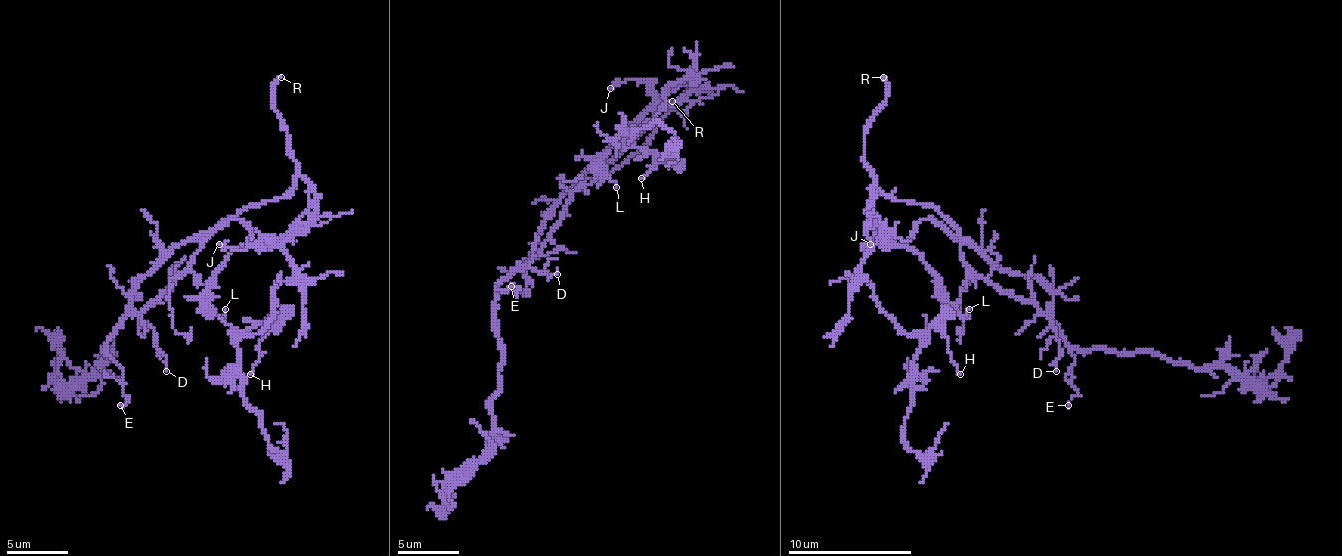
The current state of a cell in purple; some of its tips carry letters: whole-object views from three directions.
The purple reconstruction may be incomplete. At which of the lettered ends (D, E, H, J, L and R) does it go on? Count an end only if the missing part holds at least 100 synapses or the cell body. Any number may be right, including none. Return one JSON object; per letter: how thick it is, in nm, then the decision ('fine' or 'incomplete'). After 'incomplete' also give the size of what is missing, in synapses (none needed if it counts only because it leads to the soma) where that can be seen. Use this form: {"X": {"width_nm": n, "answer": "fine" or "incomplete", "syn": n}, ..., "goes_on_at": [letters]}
{"D": {"width_nm": 130, "answer": "fine"}, "E": {"width_nm": 130, "answer": "fine"}, "H": {"width_nm": 100, "answer": "fine"}, "J": {"width_nm": 200, "answer": "fine"}, "L": {"width_nm": 110, "answer": "fine"}, "R": {"width_nm": 180, "answer": "incomplete"}, "goes_on_at": ["R"]}

